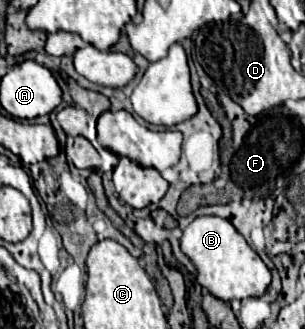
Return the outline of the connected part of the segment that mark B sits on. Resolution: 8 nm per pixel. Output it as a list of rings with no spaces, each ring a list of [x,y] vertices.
[[[196,217],[182,231],[180,247],[198,271],[196,281],[222,301],[262,297],[270,285],[270,269],[234,225],[222,217]]]

